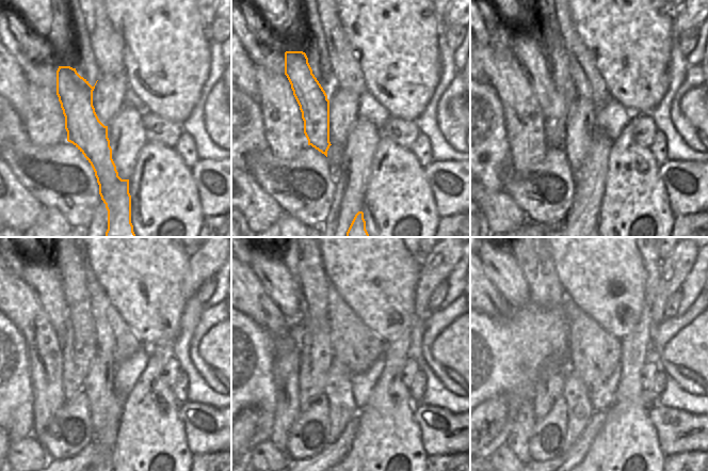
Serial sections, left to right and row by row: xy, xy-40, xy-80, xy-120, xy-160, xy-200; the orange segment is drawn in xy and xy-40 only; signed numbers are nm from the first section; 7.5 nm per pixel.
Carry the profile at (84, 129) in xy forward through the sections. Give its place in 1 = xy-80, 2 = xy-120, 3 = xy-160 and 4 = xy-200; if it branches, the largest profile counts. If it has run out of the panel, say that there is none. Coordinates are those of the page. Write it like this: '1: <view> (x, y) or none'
1: xy-80 (527, 47)
2: xy-120 (44, 280)
3: xy-160 (284, 288)
4: xy-200 (501, 267)

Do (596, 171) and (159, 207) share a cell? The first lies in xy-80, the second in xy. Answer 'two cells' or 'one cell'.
two cells

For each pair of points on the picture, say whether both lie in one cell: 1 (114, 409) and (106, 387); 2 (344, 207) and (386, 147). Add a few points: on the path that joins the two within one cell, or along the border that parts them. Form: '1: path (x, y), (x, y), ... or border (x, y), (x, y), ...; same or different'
1: border (113, 394), (108, 401), (103, 421); different
2: border (376, 146), (372, 157), (370, 177), (364, 195); different

